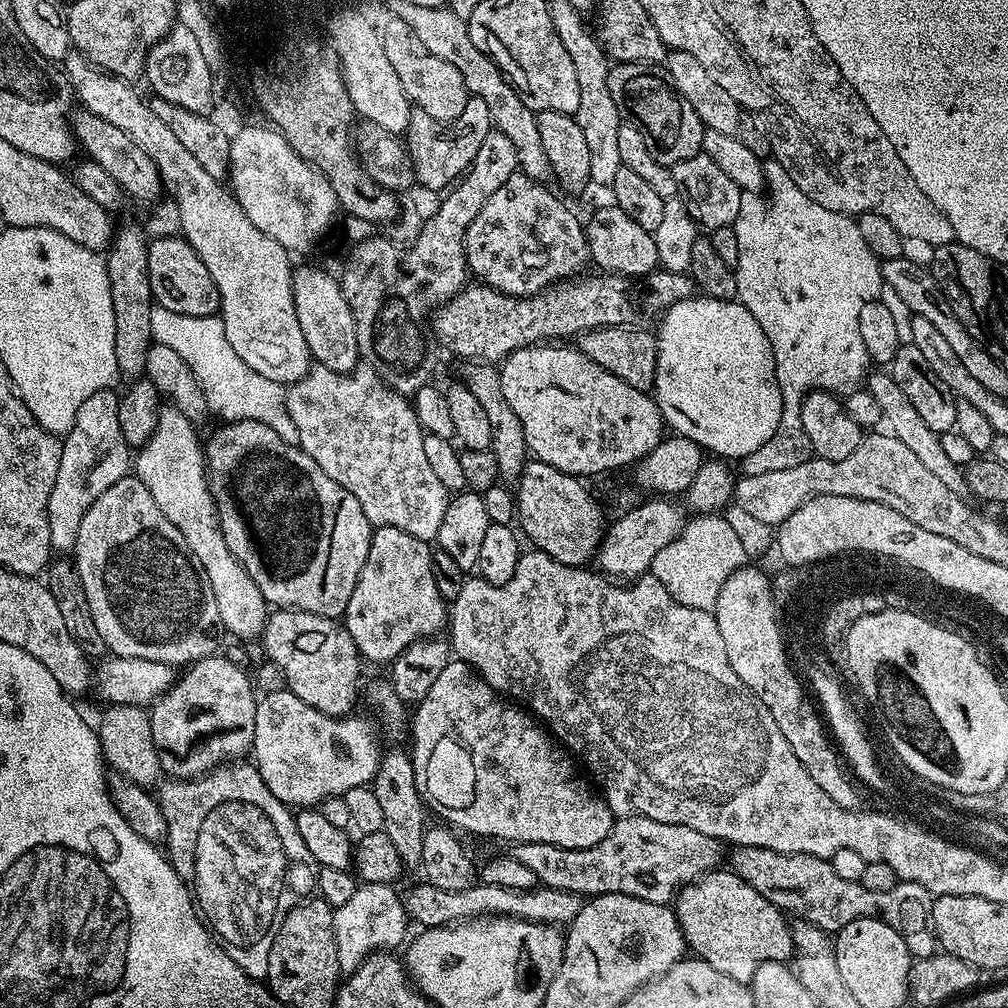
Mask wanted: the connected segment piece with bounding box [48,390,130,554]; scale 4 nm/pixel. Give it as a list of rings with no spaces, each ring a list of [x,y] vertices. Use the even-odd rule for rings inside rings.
[[[109,390],[86,398],[78,410],[74,426],[63,437],[62,462],[48,503],[50,542],[57,553],[68,554],[75,549],[78,526],[82,526],[86,510],[90,510],[114,482],[129,475],[130,449],[126,438],[122,438],[122,426],[118,422],[120,401],[114,393]]]

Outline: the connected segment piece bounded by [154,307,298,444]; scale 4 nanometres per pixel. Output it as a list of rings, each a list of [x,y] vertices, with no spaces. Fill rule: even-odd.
[[[157,307],[154,312],[154,340],[157,345],[165,344],[174,350],[186,362],[201,384],[210,406],[215,405],[216,400],[236,400],[239,396],[248,396],[256,388],[256,404],[220,404],[217,408],[215,405],[214,412],[221,416],[221,421],[262,422],[262,426],[270,426],[278,438],[291,444],[297,443],[298,430],[294,426],[294,418],[290,418],[290,410],[286,410],[285,385],[262,378],[258,370],[250,370],[250,366],[246,366],[246,362],[234,354],[234,346],[230,346],[226,338],[224,322],[219,315],[183,316]]]

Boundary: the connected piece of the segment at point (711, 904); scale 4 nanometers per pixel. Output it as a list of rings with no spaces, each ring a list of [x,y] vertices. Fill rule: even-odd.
[[[709,870],[689,882],[676,893],[674,911],[684,935],[685,945],[691,951],[693,948],[696,951],[693,953],[699,959],[714,966],[714,970],[722,970],[722,974],[743,984],[751,985],[760,964],[765,964],[768,960],[784,962],[793,955],[792,928],[784,921],[787,920],[785,913],[775,908],[766,898],[762,898],[762,894],[754,890],[754,886],[747,884],[731,870]]]

